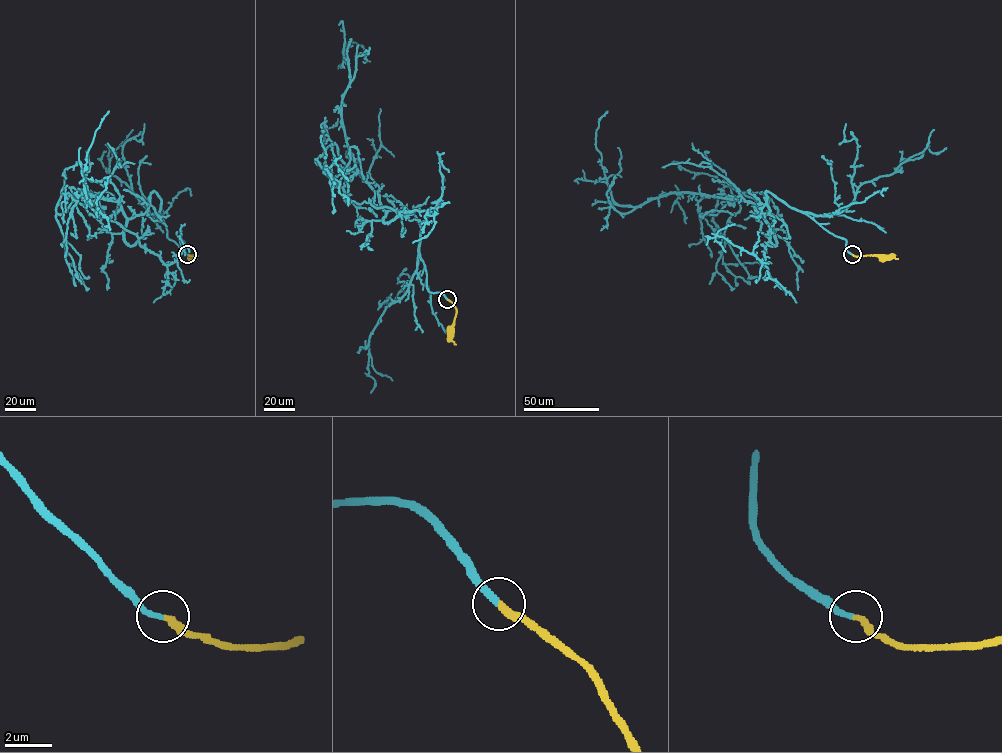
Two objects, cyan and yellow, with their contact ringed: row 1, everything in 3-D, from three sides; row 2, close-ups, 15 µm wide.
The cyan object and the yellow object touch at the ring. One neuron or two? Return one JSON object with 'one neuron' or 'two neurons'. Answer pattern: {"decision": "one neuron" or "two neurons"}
{"decision": "one neuron"}

